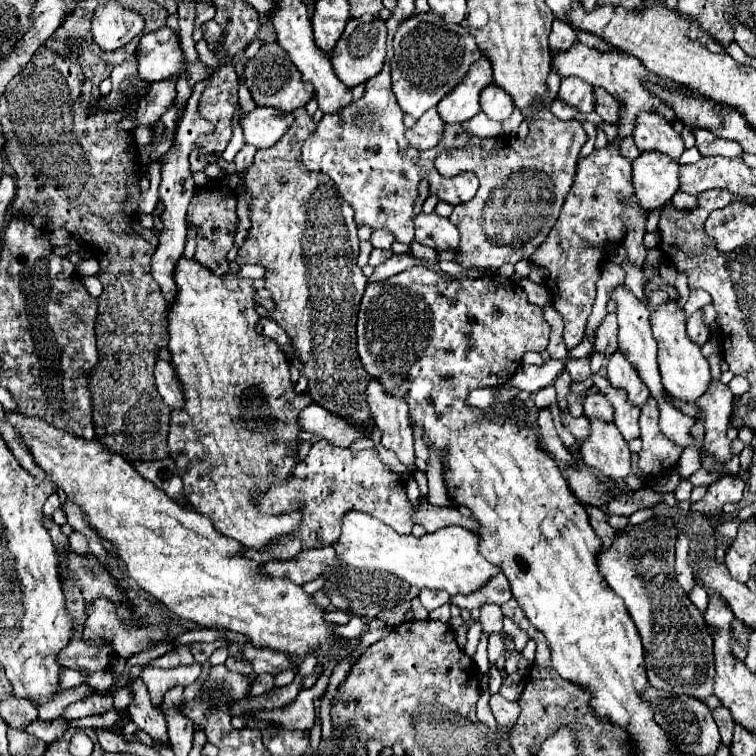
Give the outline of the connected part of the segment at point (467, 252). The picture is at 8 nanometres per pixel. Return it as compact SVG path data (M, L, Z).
M539 111L539 119L529 123L529 133L525 139L515 135L501 135L491 139L473 137L473 141L463 151L451 151L439 155L435 159L435 167L441 175L453 177L457 169L471 169L479 179L479 189L473 199L463 205L457 205L449 217L449 221L459 229L461 241L457 251L461 253L459 261L463 267L481 267L481 269L499 269L503 263L517 263L521 259L529 259L531 251L543 243L559 217L561 205L571 189L575 177L575 165L581 147L587 141L587 133L581 121L563 123L555 119L555 115L547 111Z

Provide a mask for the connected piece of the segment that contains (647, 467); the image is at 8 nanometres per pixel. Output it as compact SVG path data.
M651 397L641 407L641 441L643 449L639 451L639 469L643 475L665 475L671 469L675 469L677 459L681 455L681 447L675 447L657 425L659 411L655 411L655 403L651 403Z

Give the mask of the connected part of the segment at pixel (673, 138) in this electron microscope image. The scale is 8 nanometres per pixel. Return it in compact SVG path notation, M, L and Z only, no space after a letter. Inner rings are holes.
M655 111L639 113L633 129L633 141L639 151L661 151L679 159L685 151L681 135L673 129L673 125Z

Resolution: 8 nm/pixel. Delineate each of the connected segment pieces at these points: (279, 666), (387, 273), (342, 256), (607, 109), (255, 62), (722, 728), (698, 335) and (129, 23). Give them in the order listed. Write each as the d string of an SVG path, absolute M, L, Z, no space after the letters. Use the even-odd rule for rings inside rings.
M229 643L227 649L229 649L229 657L237 657L237 653L239 653L243 661L249 661L257 675L259 673L277 675L279 671L285 671L285 669L295 669L297 671L297 667L285 655L279 655L275 651L259 651L257 647L251 647L249 643L247 645Z
M405 253L405 255L393 255L391 259L387 259L385 263L381 263L379 267L375 267L373 275L369 277L369 283L385 281L385 279L389 279L389 277L393 277L393 275L397 275L397 273L401 273L401 271L413 267L413 265L417 265L417 263L421 263L421 261L415 259L415 257L411 257L409 253Z
M299 109L293 115L295 115L293 127L279 139L279 143L257 151L253 165L245 171L245 189L251 195L249 205L251 231L243 247L239 247L235 261L239 265L261 263L263 267L267 267L265 287L271 291L271 297L277 303L277 309L269 311L269 317L277 321L291 337L295 353L303 361L301 373L309 379L309 393L315 399L315 403L329 409L331 413L339 413L349 419L355 417L355 421L359 423L369 415L369 407L367 403L363 403L363 387L367 387L367 371L361 365L355 341L355 321L361 297L367 287L367 277L357 267L357 255L359 255L357 227L353 221L353 211L341 199L339 191L335 189L335 183L331 183L329 177L325 175L311 173L301 161L301 147L317 127L313 117L305 109ZM319 295L325 297L323 311L319 309Z
M593 87L593 95L595 95L595 111L599 113L599 117L605 123L615 125L619 121L619 103L615 103L615 99L599 87Z
M277 41L265 43L259 49L259 53L247 61L243 75L245 75L245 85L259 107L277 107L281 111L295 111L299 107L305 107L315 95L311 83L305 83L301 79L301 73L297 71L297 67L291 63L289 55Z
M717 707L717 709L713 711L713 719L715 719L717 727L719 727L721 743L723 743L725 747L729 747L729 745L731 745L731 737L733 737L733 725L735 725L731 713L727 711L727 707Z
M701 311L693 313L693 315L687 319L687 335L689 335L689 339L695 341L699 347L703 347L703 345L709 341L709 329L703 325Z
M117 1L103 3L91 21L93 41L105 49L115 51L137 37L145 27L145 19L129 9L123 9Z

